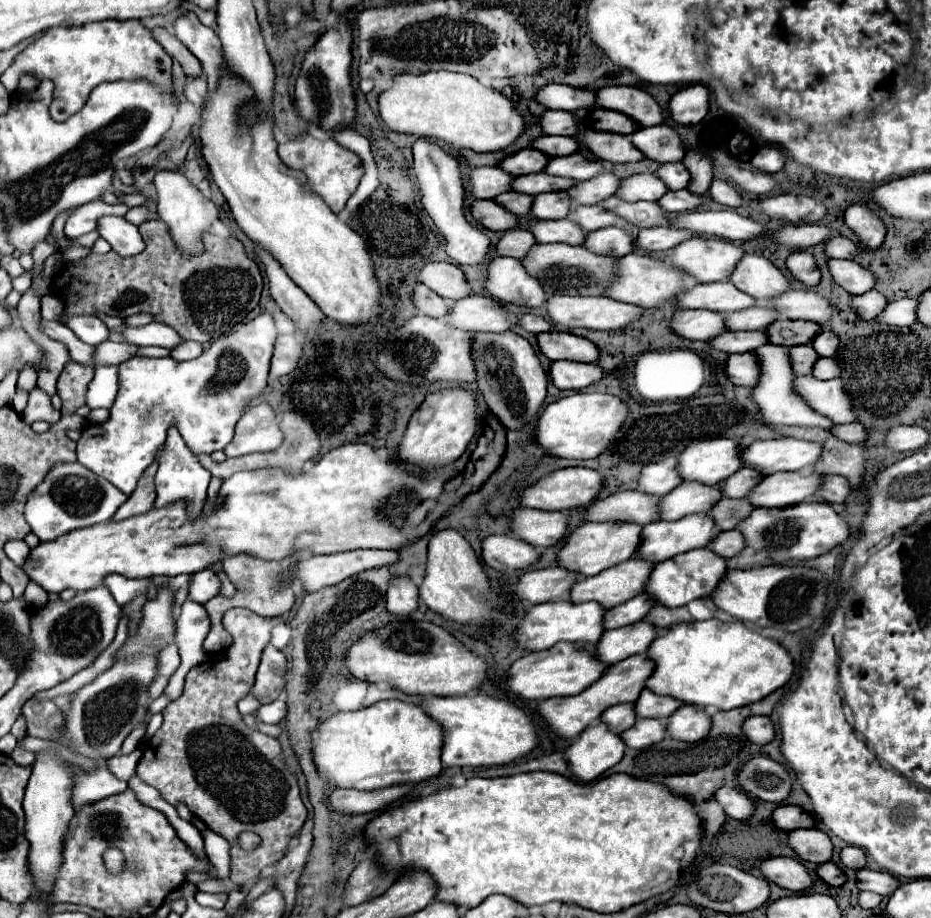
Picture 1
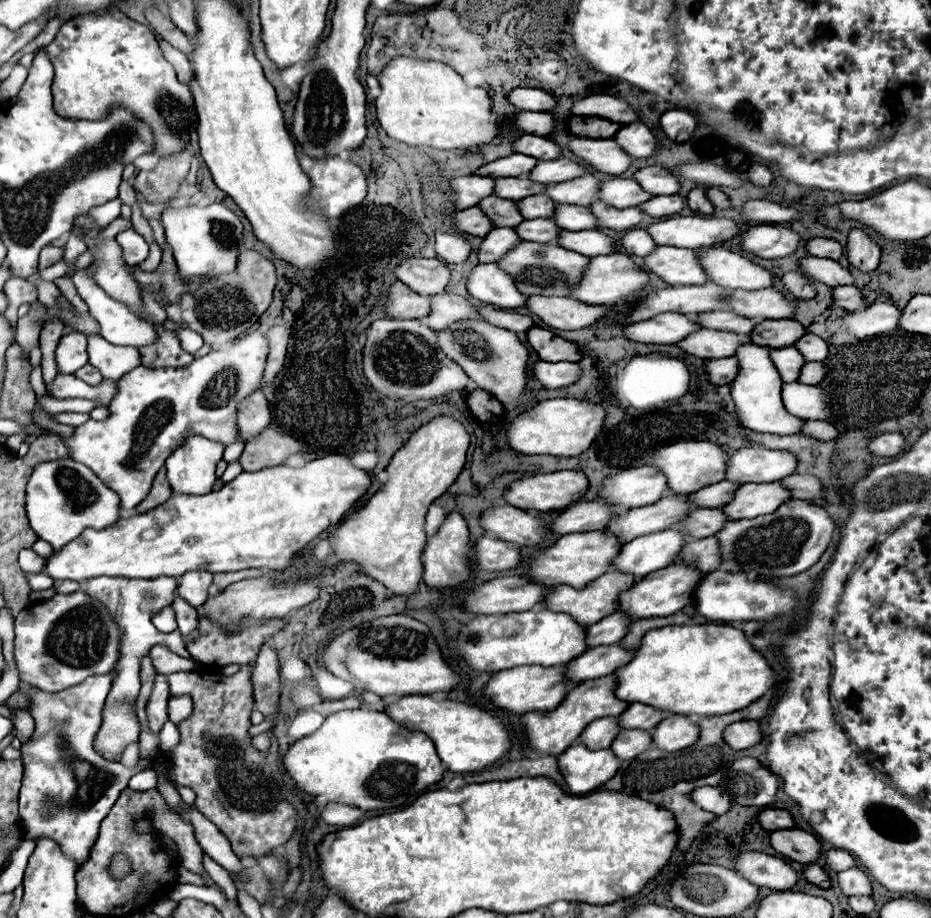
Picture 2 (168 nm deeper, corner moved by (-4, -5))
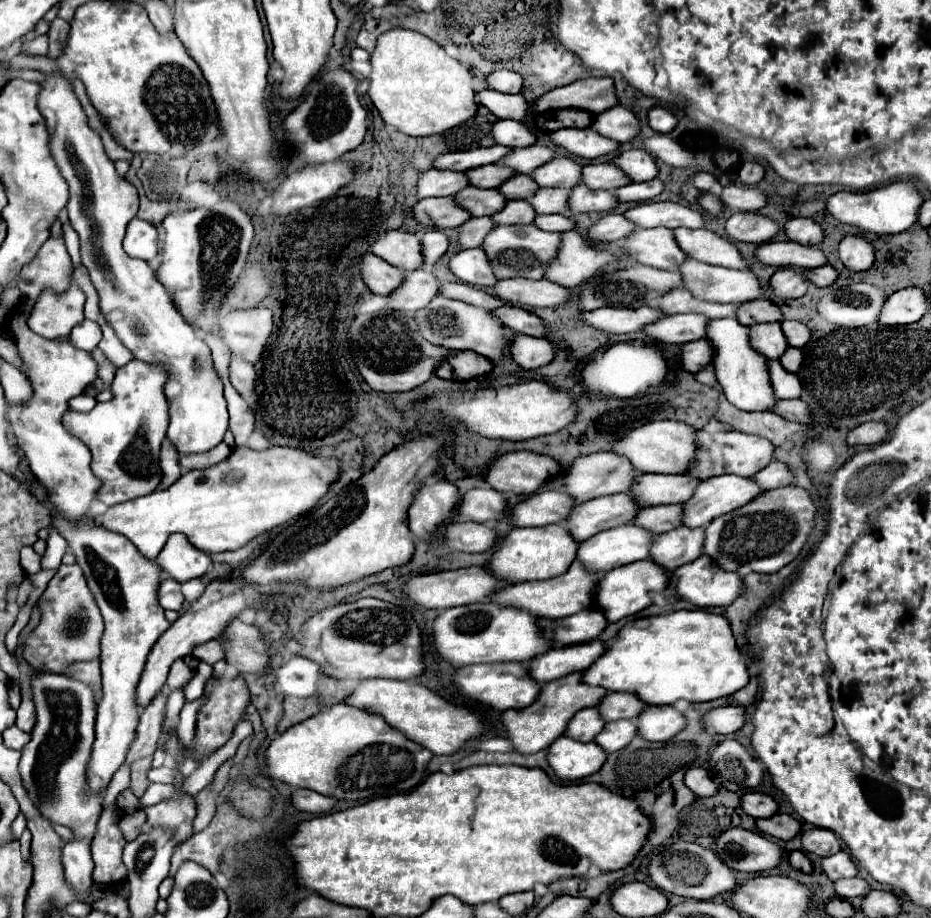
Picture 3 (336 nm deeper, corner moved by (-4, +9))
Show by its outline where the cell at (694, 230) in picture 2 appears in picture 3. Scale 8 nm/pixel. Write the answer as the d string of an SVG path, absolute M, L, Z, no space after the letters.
M645 202L625 212L639 228L703 228L705 216L693 206L683 206L675 202Z

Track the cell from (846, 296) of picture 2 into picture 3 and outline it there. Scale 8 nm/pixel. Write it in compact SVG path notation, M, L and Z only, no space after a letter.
M821 266L821 268L813 268L805 274L809 278L811 284L815 286L831 286L837 280L837 270L833 266Z

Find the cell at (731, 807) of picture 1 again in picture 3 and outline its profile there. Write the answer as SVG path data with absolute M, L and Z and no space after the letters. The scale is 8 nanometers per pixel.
M689 768L685 776L685 784L697 794L697 796L713 796L719 790L719 784L705 768Z

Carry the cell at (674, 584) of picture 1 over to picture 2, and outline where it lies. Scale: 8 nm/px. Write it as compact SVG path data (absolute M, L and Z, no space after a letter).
M673 562L667 568L655 570L647 574L641 580L635 580L633 586L625 592L619 594L619 608L623 614L627 614L631 620L641 620L641 618L653 618L653 616L671 616L679 610L683 610L695 592L697 582L701 580L701 572L697 572L693 566L687 568L687 564Z

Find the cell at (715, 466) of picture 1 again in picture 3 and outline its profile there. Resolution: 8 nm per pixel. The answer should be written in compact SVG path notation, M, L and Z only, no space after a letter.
M647 422L635 430L629 430L615 442L617 454L627 456L641 472L653 474L685 474L695 460L695 428L685 422Z

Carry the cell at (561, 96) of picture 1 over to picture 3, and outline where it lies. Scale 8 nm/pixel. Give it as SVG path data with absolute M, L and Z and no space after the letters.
M497 70L489 74L487 84L495 88L497 92L507 92L507 94L519 94L519 92L509 92L509 90L523 90L523 78L519 78L519 74L511 70Z

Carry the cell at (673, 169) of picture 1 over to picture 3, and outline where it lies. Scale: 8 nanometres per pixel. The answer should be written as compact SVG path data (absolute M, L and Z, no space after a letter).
M633 148L633 150L621 152L621 156L615 160L615 164L625 174L629 174L629 178L633 182L647 182L647 180L657 178L657 174L659 174L655 158L643 148L639 148L639 150Z

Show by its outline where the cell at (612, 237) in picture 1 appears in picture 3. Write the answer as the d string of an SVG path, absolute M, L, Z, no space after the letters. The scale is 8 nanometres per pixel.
M551 214L551 216L537 216L535 226L547 232L569 232L575 230L577 224L571 216L561 216L561 214Z

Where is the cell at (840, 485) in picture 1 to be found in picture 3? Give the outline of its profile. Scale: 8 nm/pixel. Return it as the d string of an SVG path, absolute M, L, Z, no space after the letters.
M773 460L769 466L759 470L759 474L755 474L753 478L755 478L755 482L759 482L759 486L763 486L763 490L781 488L781 486L793 484L793 480L795 480L791 468L779 460Z

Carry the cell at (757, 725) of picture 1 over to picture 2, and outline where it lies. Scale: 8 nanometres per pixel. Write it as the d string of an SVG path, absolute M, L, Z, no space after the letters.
M755 720L733 722L723 730L723 740L733 750L745 750L745 748L755 746L761 740L761 728Z

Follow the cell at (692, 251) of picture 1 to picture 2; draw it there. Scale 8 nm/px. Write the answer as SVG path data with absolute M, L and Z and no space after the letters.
M657 246L651 256L645 256L645 266L649 272L657 274L671 286L679 284L705 284L707 274L697 262L697 250Z

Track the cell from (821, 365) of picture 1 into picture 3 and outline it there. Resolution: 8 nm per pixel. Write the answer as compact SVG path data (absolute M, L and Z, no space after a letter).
M789 348L785 354L783 354L783 360L779 360L789 372L797 372L801 368L801 362L803 362L803 350L799 348Z

